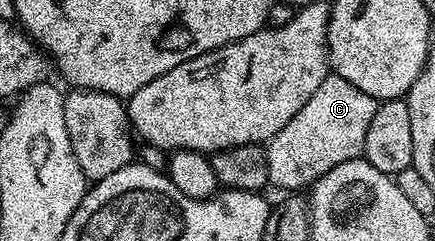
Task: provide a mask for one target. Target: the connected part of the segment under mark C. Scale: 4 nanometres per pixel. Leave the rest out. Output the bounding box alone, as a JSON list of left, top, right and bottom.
[266,74,380,190]

